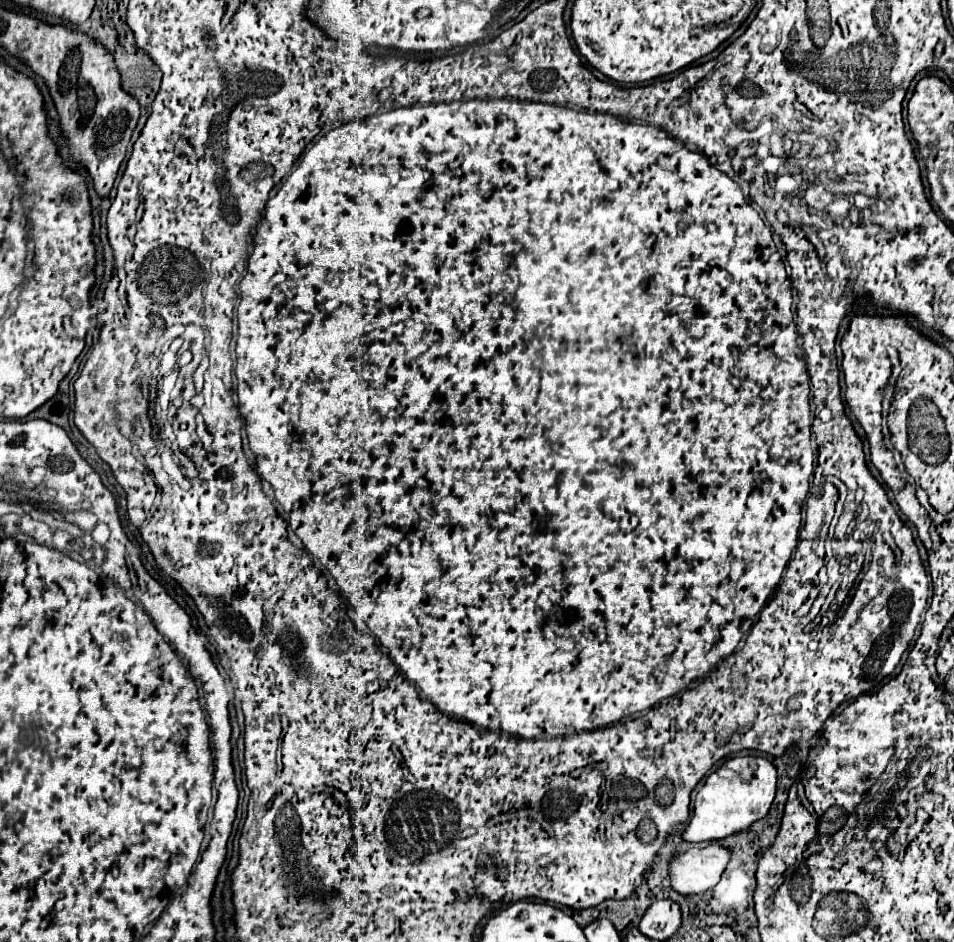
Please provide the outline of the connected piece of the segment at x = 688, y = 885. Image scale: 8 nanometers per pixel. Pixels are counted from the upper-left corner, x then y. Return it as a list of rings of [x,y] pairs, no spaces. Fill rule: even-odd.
[[[720,844],[678,854],[670,864],[672,888],[680,894],[700,894],[714,888],[720,882],[730,856],[732,850]]]

